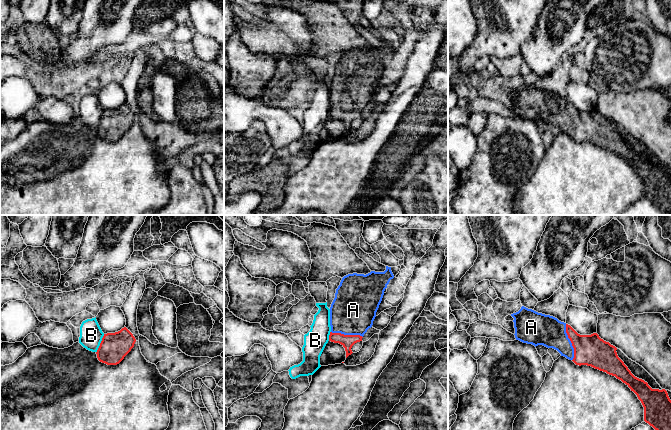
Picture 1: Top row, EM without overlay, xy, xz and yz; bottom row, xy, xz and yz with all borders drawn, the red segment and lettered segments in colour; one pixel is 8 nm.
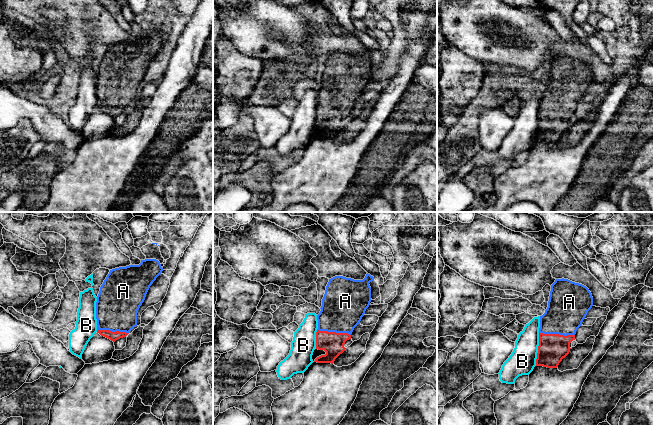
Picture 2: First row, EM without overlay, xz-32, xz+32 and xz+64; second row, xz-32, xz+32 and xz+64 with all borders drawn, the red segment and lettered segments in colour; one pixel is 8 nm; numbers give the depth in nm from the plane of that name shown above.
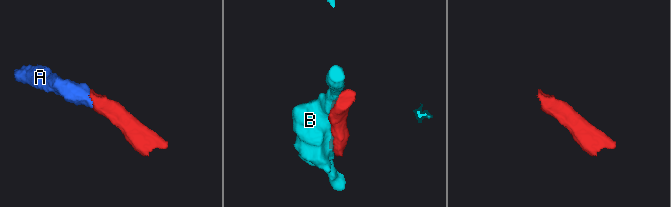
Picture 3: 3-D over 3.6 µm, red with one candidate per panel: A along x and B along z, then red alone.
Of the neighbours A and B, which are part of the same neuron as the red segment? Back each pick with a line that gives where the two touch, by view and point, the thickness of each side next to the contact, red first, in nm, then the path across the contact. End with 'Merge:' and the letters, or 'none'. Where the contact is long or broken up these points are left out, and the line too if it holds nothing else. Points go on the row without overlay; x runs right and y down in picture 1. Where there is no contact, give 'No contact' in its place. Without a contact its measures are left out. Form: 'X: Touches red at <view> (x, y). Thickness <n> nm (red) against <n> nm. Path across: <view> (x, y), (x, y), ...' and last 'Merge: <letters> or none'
A: Touches red at yz (571, 118). Thickness 240 nm (red) against 240 nm. Path across: yz (591, 126), (577, 124), (571, 118), (546, 106)
Merge: A

